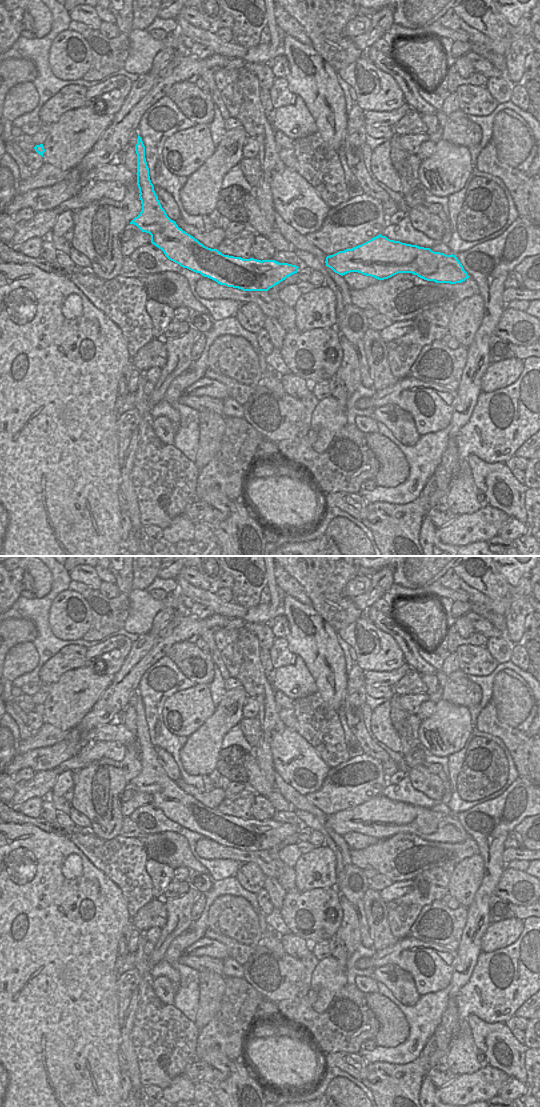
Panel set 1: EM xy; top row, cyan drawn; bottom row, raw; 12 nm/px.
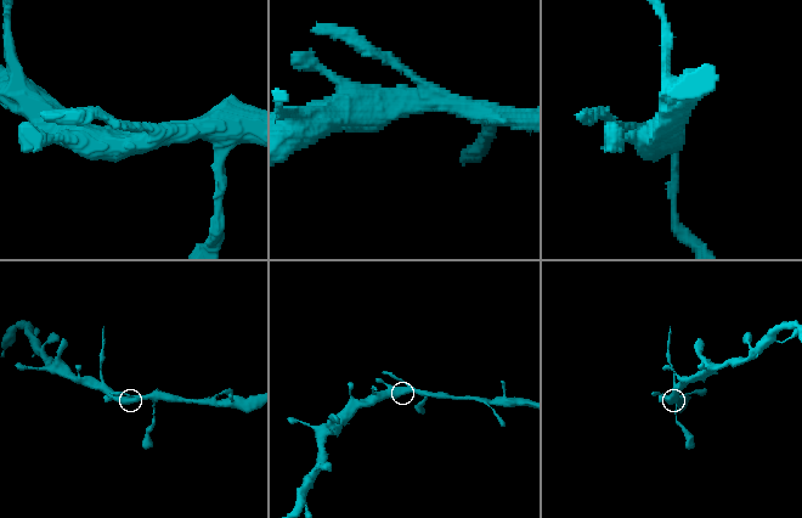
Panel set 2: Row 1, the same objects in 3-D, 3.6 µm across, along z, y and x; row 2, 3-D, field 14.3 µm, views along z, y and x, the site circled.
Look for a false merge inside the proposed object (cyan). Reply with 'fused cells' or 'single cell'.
fused cells

